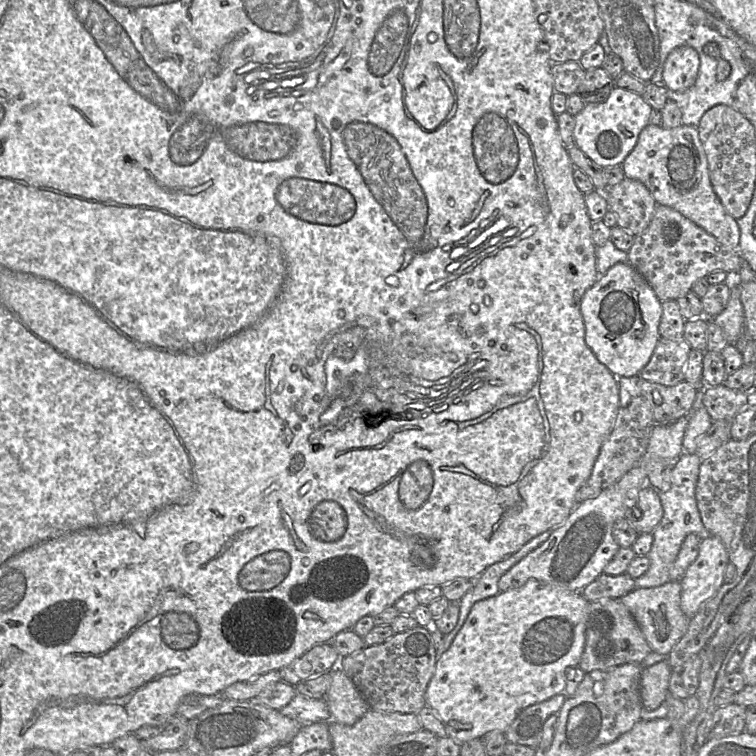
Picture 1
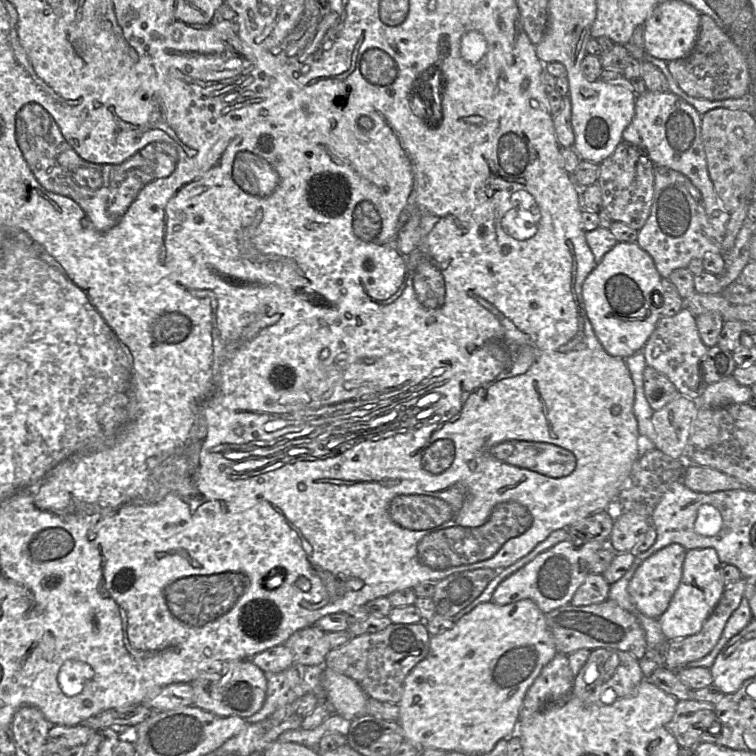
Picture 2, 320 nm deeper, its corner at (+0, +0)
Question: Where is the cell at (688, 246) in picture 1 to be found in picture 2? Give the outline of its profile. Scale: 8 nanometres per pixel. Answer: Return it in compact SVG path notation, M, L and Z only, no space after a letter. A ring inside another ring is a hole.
M653 165L653 171L653 202L646 223L638 231L637 244L652 257L661 278L668 278L675 269L687 268L694 258L702 260L708 252L722 253L724 237L710 224L702 205L701 193L688 177L666 166Z

